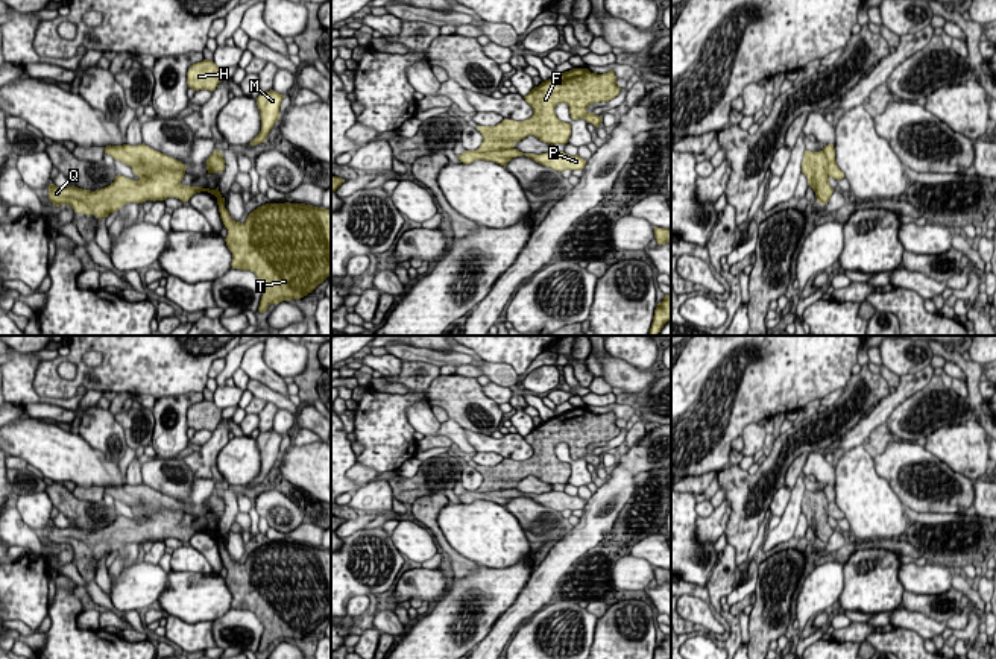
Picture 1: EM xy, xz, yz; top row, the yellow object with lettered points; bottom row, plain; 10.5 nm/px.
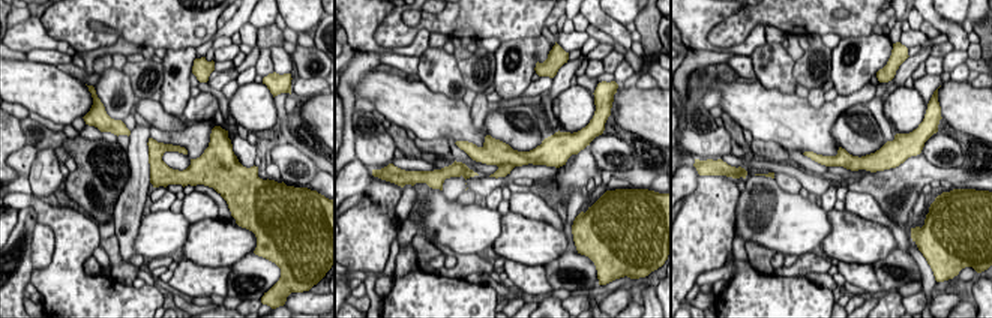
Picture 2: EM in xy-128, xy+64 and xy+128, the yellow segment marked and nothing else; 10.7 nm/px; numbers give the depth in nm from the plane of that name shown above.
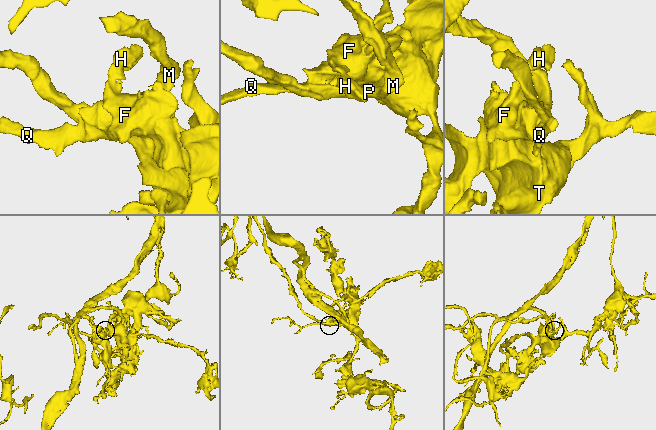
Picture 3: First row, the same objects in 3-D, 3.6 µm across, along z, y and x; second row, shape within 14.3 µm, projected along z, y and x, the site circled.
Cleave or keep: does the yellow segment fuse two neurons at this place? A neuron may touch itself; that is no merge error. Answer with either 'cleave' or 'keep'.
keep

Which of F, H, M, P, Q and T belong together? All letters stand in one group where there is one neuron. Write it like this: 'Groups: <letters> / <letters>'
Groups: F H M P Q T

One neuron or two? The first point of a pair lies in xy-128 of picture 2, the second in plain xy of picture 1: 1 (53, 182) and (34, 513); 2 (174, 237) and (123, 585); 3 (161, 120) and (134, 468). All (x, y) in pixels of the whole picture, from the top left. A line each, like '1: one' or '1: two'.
1: one
2: one
3: two

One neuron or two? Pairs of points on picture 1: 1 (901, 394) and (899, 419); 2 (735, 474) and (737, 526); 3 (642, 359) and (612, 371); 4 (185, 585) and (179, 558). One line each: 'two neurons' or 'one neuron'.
1: two neurons
2: one neuron
3: two neurons
4: two neurons

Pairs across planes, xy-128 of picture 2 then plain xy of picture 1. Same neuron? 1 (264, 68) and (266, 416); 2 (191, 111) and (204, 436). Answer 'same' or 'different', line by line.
1: same
2: different

